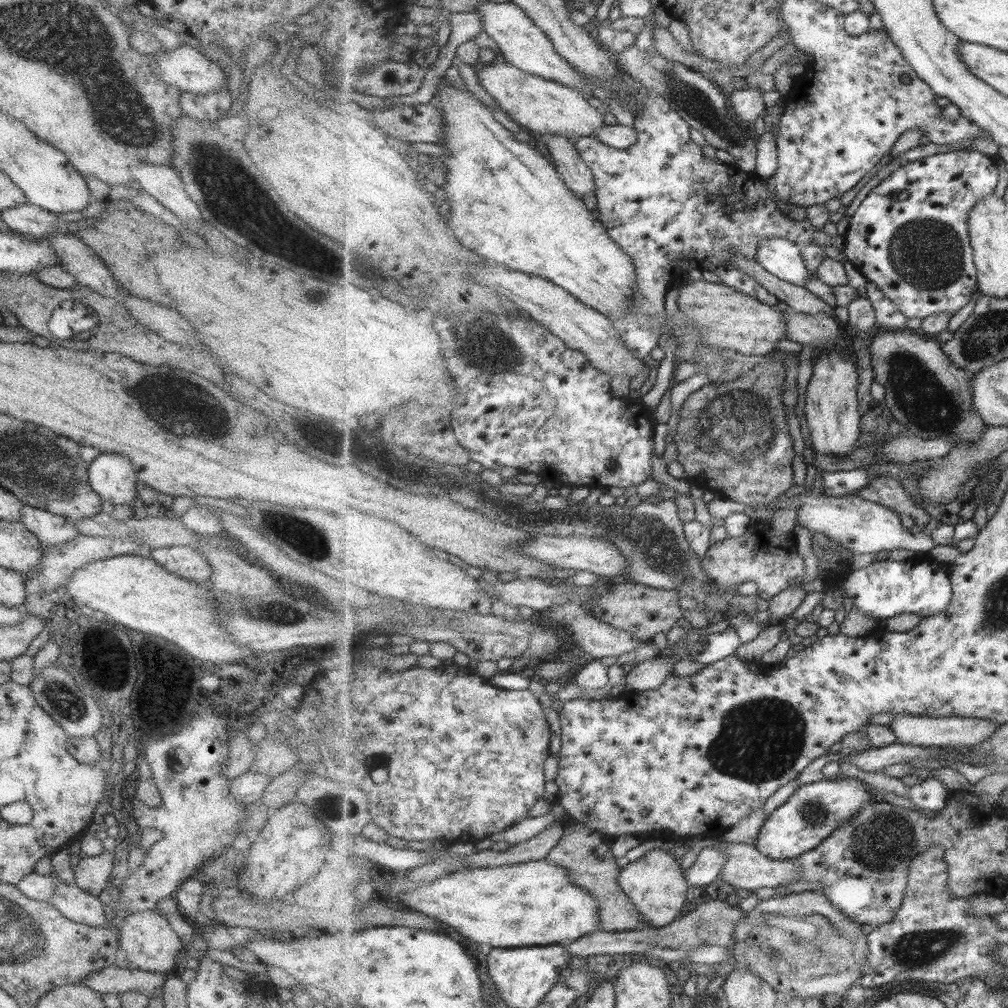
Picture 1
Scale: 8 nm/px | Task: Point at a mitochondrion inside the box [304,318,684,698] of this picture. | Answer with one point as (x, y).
(556, 517)

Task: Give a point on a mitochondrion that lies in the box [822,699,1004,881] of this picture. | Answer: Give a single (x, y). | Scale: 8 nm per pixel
(883, 840)

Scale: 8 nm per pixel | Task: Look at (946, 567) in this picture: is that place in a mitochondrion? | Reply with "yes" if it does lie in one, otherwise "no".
no

